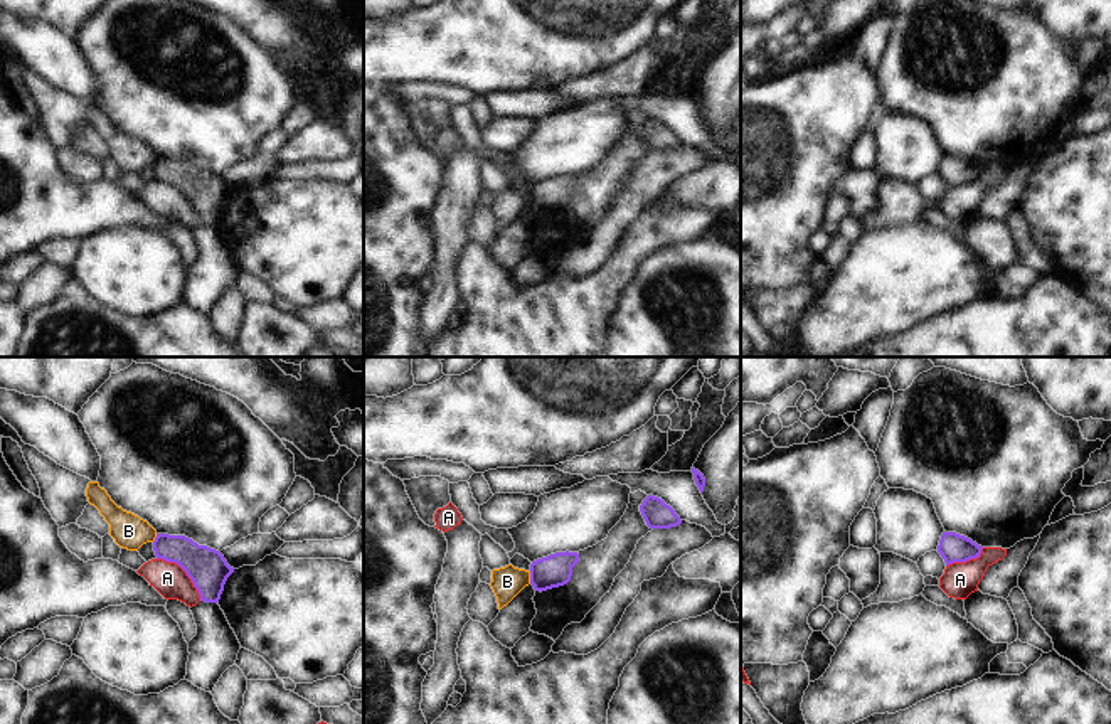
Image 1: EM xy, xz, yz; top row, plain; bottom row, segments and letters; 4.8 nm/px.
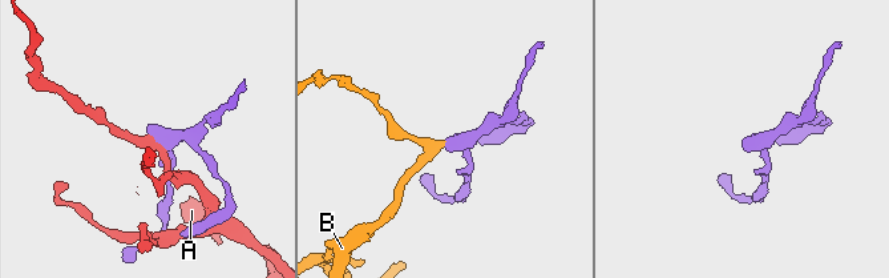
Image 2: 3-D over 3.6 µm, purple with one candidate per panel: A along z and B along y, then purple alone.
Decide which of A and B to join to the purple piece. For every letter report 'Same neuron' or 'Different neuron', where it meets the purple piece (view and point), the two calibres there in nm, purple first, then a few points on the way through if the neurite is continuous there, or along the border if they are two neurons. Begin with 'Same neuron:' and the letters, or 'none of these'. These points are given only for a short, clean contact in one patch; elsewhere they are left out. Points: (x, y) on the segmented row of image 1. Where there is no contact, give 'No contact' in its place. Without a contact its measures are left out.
Same neuron: none of these
A: Different neuron. Touches purple at xy (186, 571). Thickness 190 nm (purple) against 160 nm. Boundary: xy (157, 558), (175, 563), (191, 580), (201, 600)
B: Different neuron. Touches purple at xz (531, 578). Thickness 160 nm (purple) against 150 nm. Boundary: xz (529, 571), (531, 583).

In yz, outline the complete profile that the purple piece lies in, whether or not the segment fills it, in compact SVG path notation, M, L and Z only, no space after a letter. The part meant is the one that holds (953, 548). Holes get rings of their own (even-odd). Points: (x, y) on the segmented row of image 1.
M943 532L938 546L938 552L944 559L946 566L976 559L980 557L981 549L981 546L956 532Z

